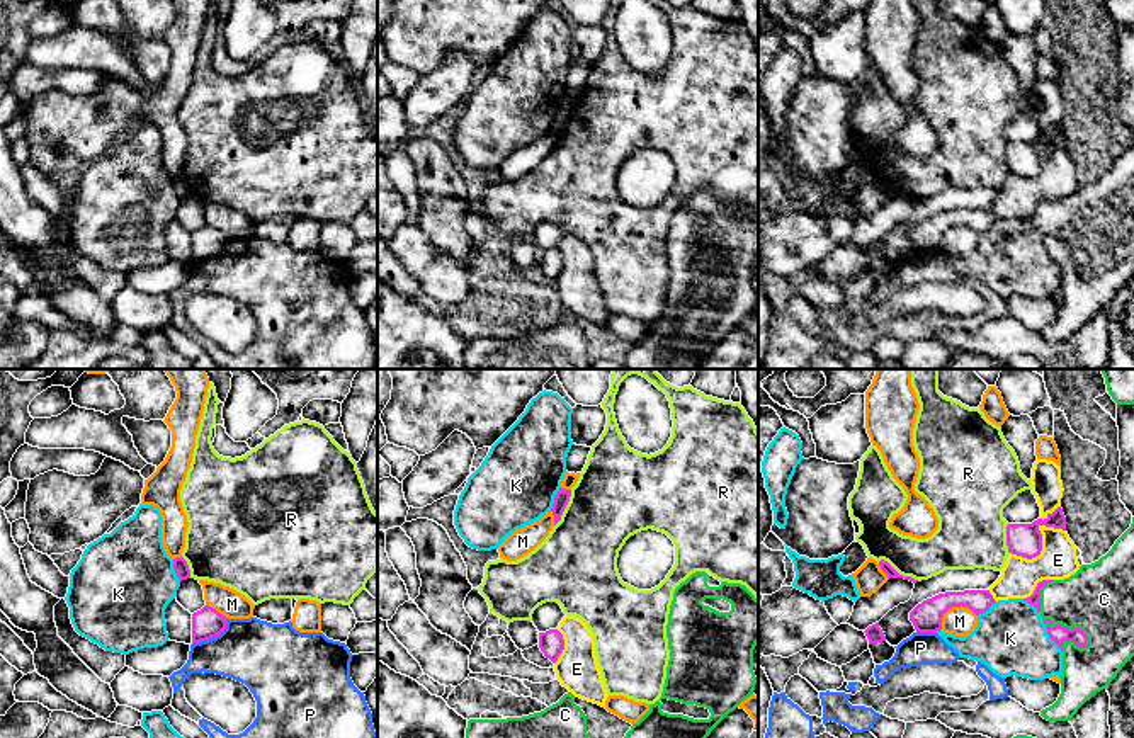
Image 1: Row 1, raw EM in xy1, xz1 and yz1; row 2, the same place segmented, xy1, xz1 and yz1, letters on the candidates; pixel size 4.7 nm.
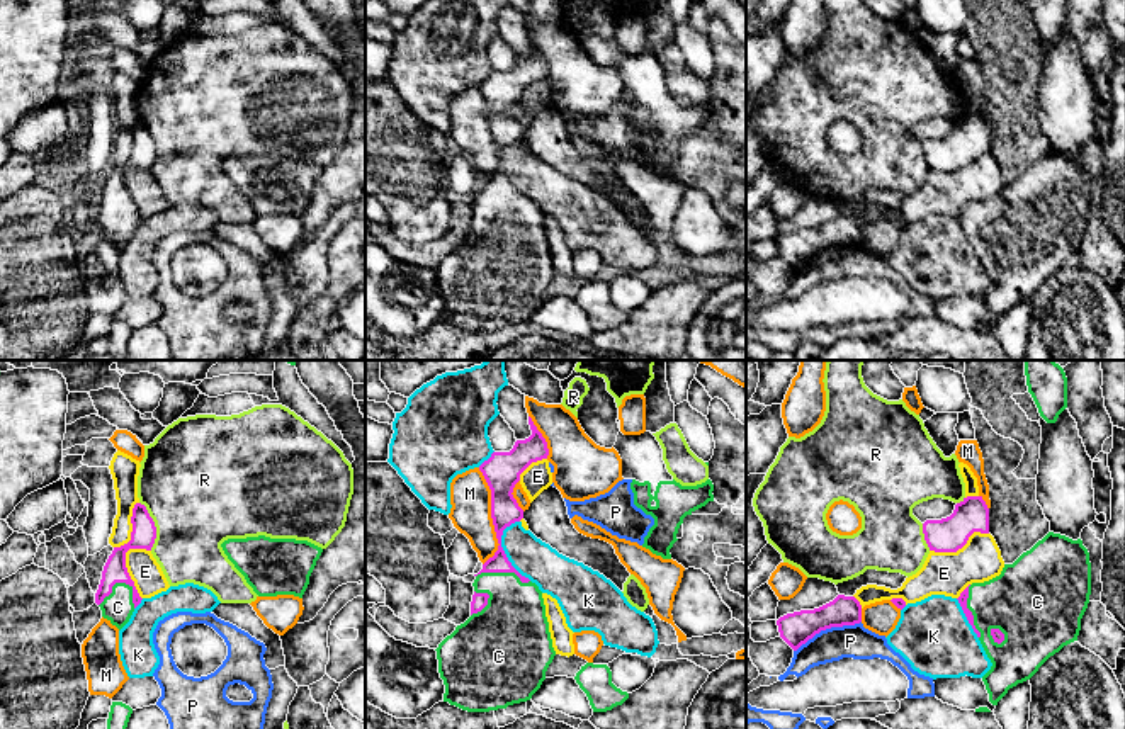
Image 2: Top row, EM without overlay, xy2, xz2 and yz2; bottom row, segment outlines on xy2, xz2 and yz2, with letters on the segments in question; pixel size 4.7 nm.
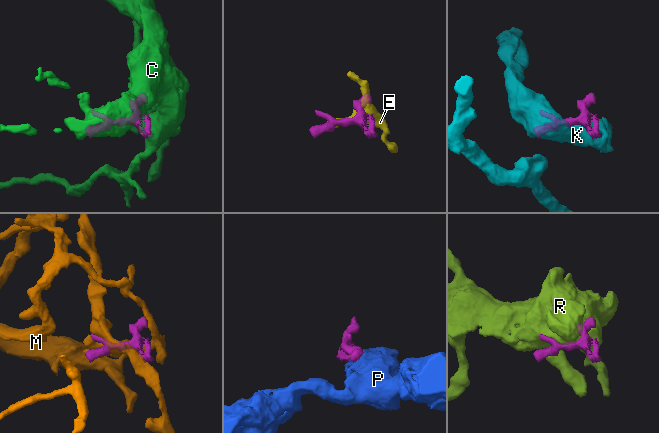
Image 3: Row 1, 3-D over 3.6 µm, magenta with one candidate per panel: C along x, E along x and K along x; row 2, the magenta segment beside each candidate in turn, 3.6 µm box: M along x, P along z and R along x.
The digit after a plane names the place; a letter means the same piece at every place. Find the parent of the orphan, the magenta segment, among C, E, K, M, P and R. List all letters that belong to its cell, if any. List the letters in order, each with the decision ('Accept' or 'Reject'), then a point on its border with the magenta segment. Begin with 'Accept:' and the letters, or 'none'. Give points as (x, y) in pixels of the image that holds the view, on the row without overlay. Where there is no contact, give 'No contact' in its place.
Accept: C
C: Accept. Touches magenta at yz1 (1068, 249)
E: Reject. Touches magenta at yz1 (1041, 162)
K: Reject. Touches magenta at xz2 (503, 170)
M: Reject. Touches magenta at xz2 (491, 136)
P: Reject. Touches magenta at yz2 (826, 247)
R: Reject. Touches magenta at xy2 (153, 145)

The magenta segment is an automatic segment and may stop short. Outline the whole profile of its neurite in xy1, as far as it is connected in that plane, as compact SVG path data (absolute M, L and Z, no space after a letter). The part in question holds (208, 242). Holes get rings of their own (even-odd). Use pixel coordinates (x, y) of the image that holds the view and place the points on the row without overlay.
M204 224L192 233L192 264L219 255L226 248L228 236Z

